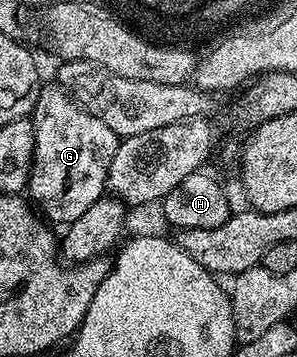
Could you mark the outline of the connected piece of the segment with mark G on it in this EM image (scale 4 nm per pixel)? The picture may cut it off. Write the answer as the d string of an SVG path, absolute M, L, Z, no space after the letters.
M58 83L44 84L40 88L33 110L33 124L35 158L31 164L31 177L27 180L26 192L34 208L48 222L66 227L79 218L88 207L93 207L93 203L97 203L99 197L104 196L107 189L109 163L113 163L113 155L121 139L113 131L109 131L109 127L105 127L101 119L89 115L89 111L82 109Z

